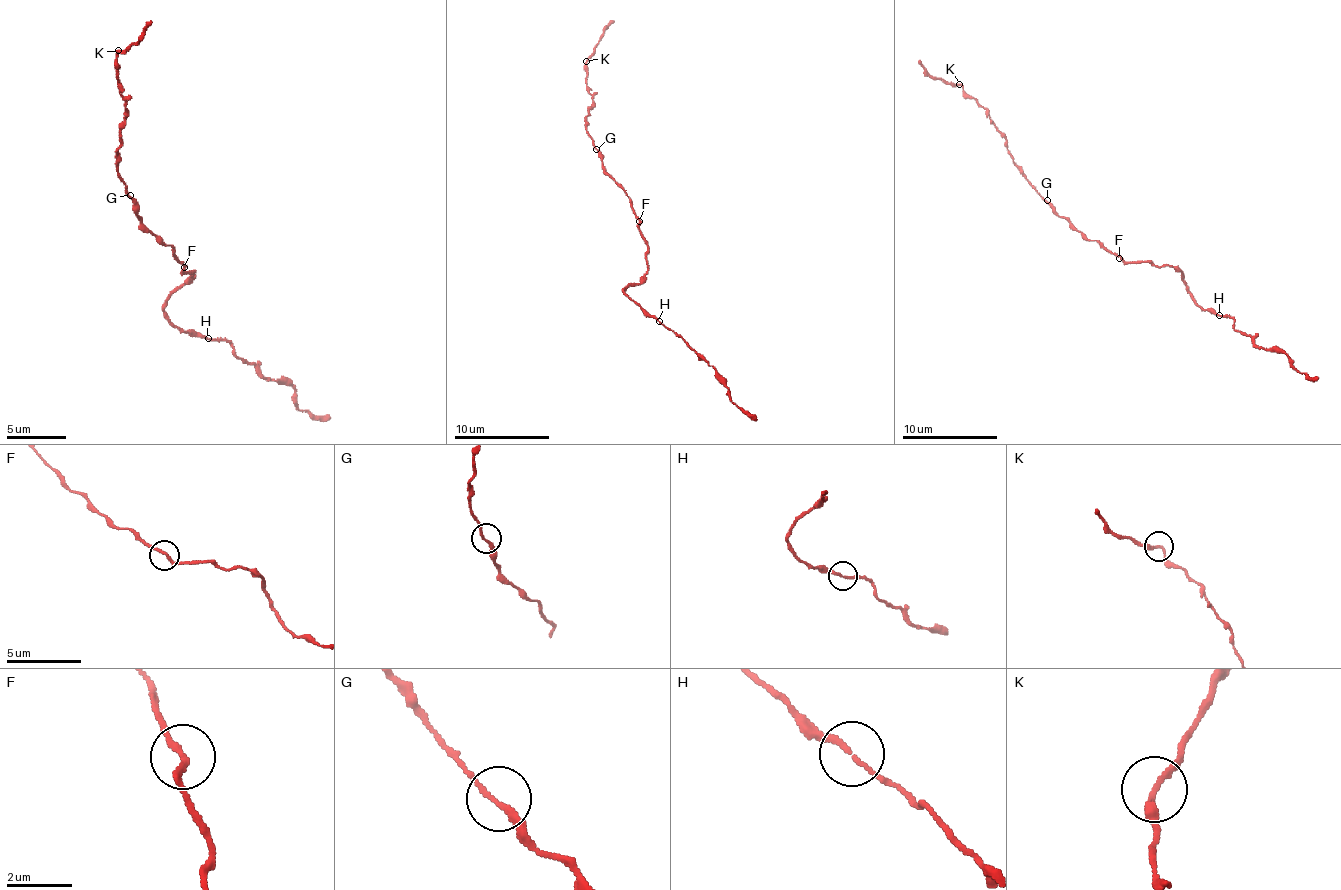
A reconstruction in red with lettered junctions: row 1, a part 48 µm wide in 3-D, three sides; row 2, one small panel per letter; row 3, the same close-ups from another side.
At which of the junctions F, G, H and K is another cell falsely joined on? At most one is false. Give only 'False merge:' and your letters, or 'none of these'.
False merge: none of these

